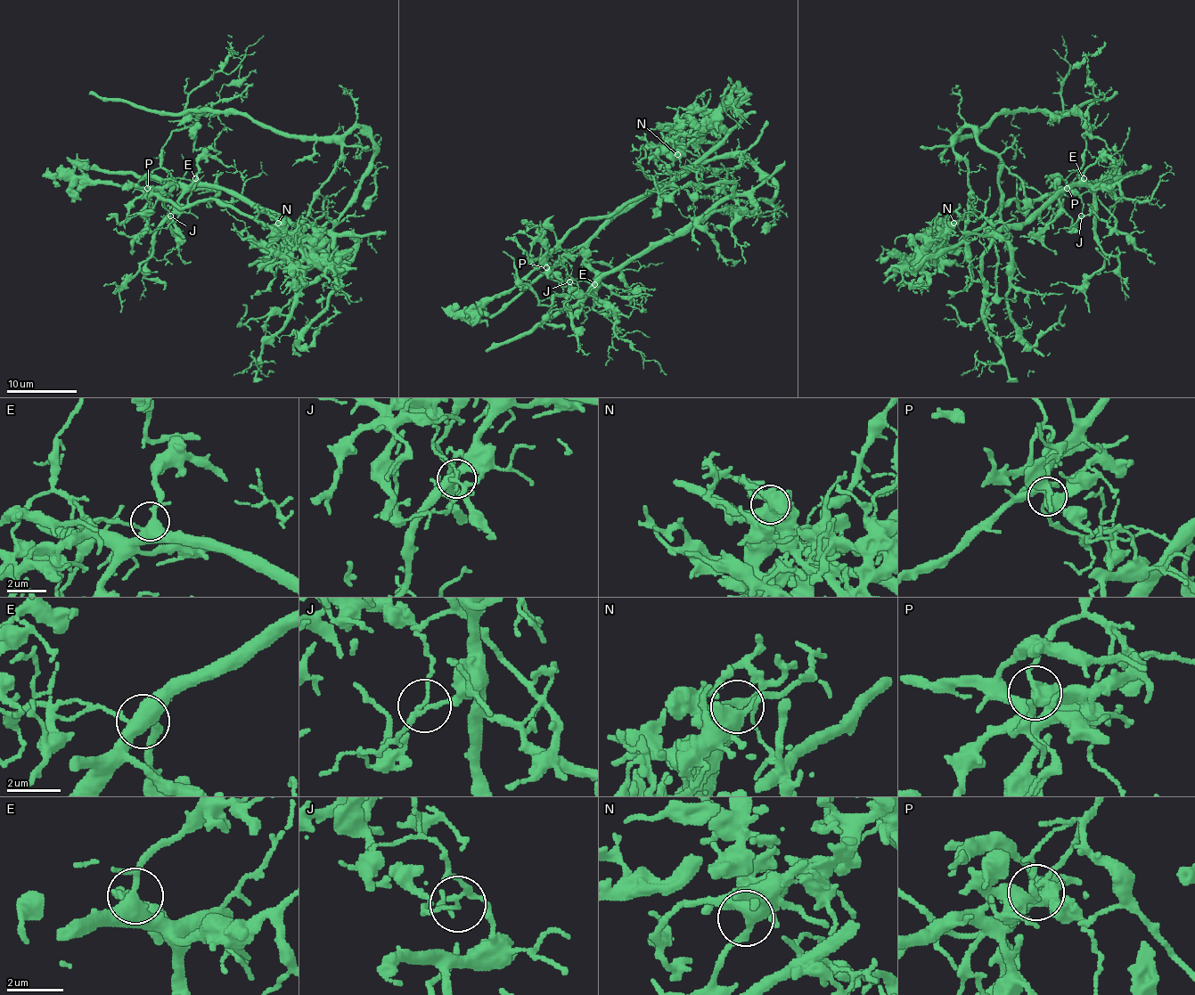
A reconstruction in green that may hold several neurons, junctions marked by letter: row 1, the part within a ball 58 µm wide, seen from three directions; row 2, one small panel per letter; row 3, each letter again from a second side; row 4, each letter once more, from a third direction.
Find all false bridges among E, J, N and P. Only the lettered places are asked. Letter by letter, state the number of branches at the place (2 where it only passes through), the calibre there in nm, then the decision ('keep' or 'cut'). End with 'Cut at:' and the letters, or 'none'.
E: 5 | 440 nm | keep
J: 3 | 140 nm | cut
N: 5 | 420 nm | keep
P: 5 | 420 nm | cut
Cut at: J, P

